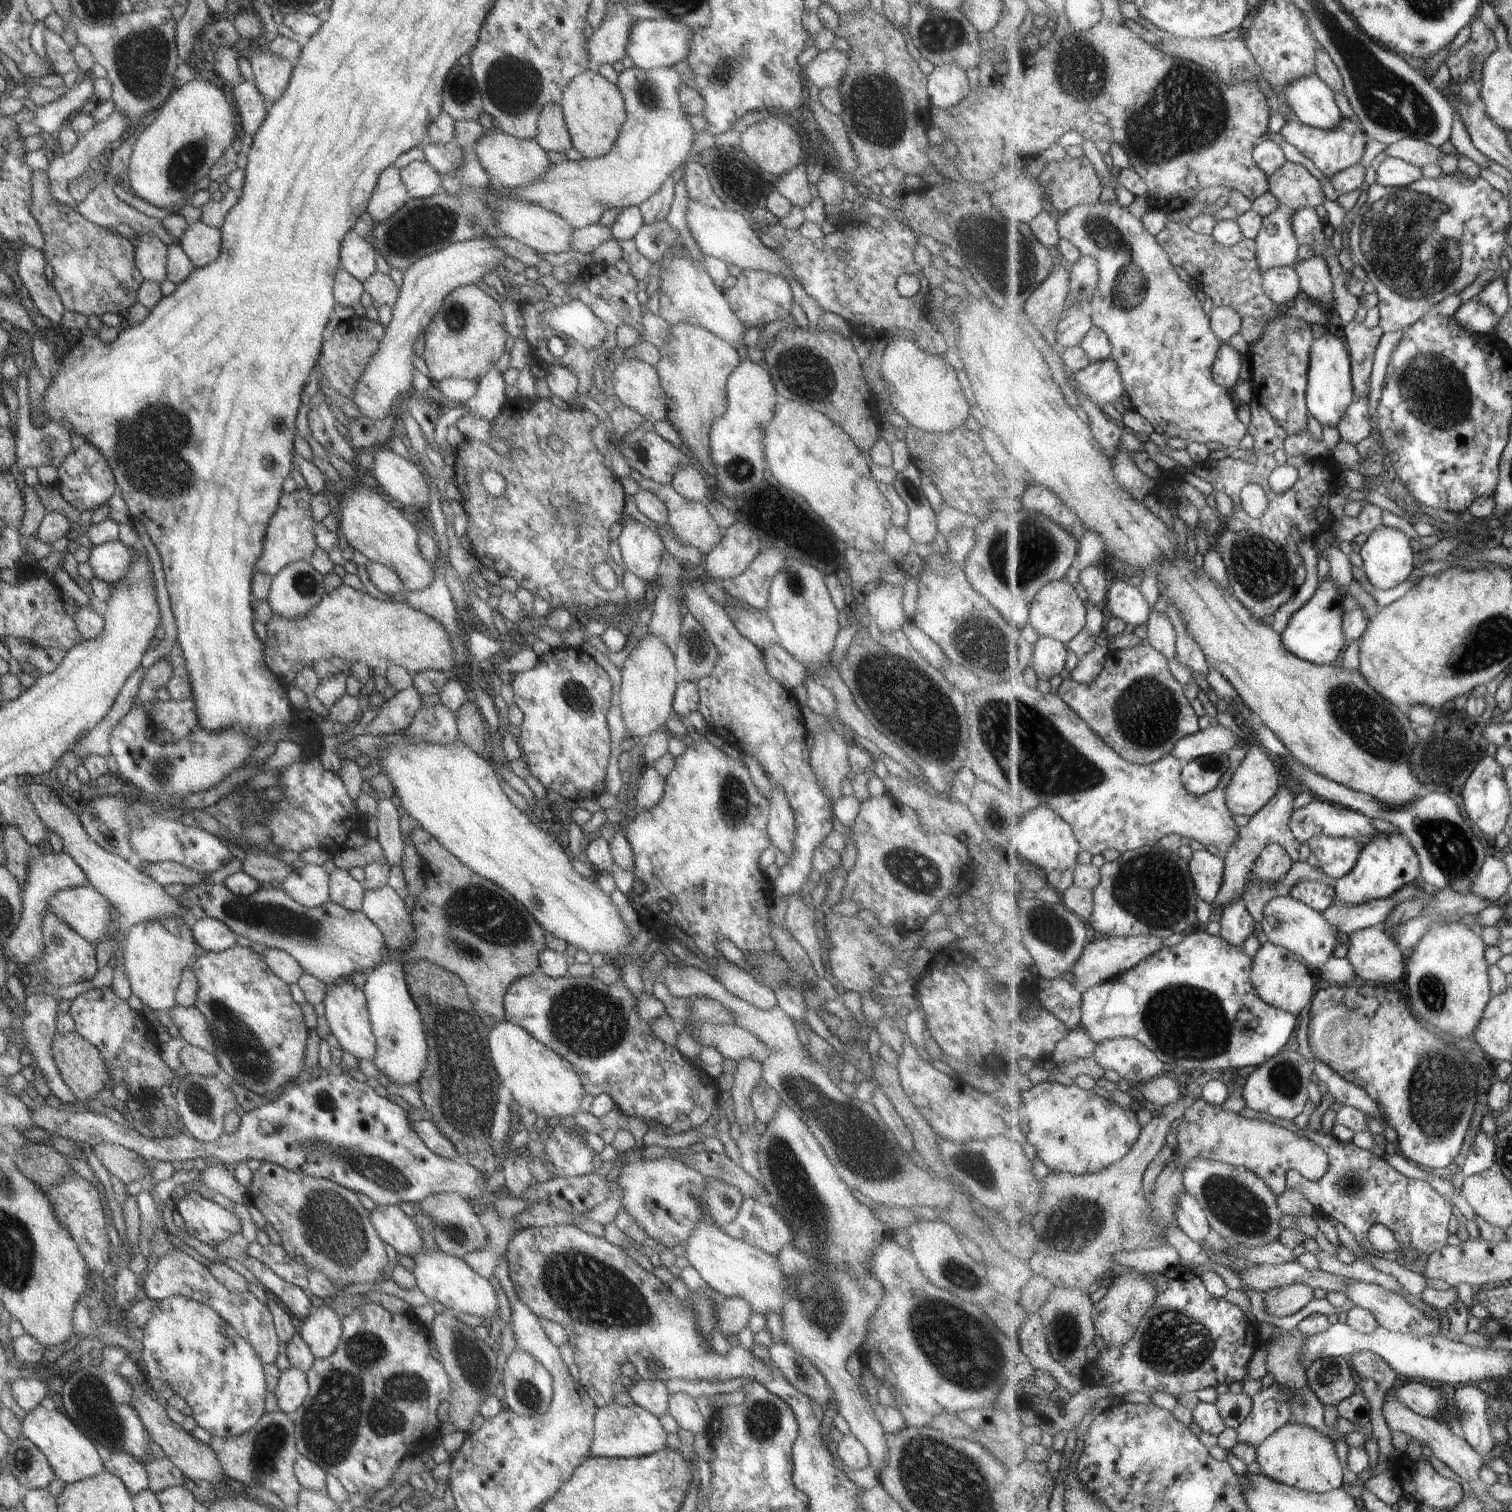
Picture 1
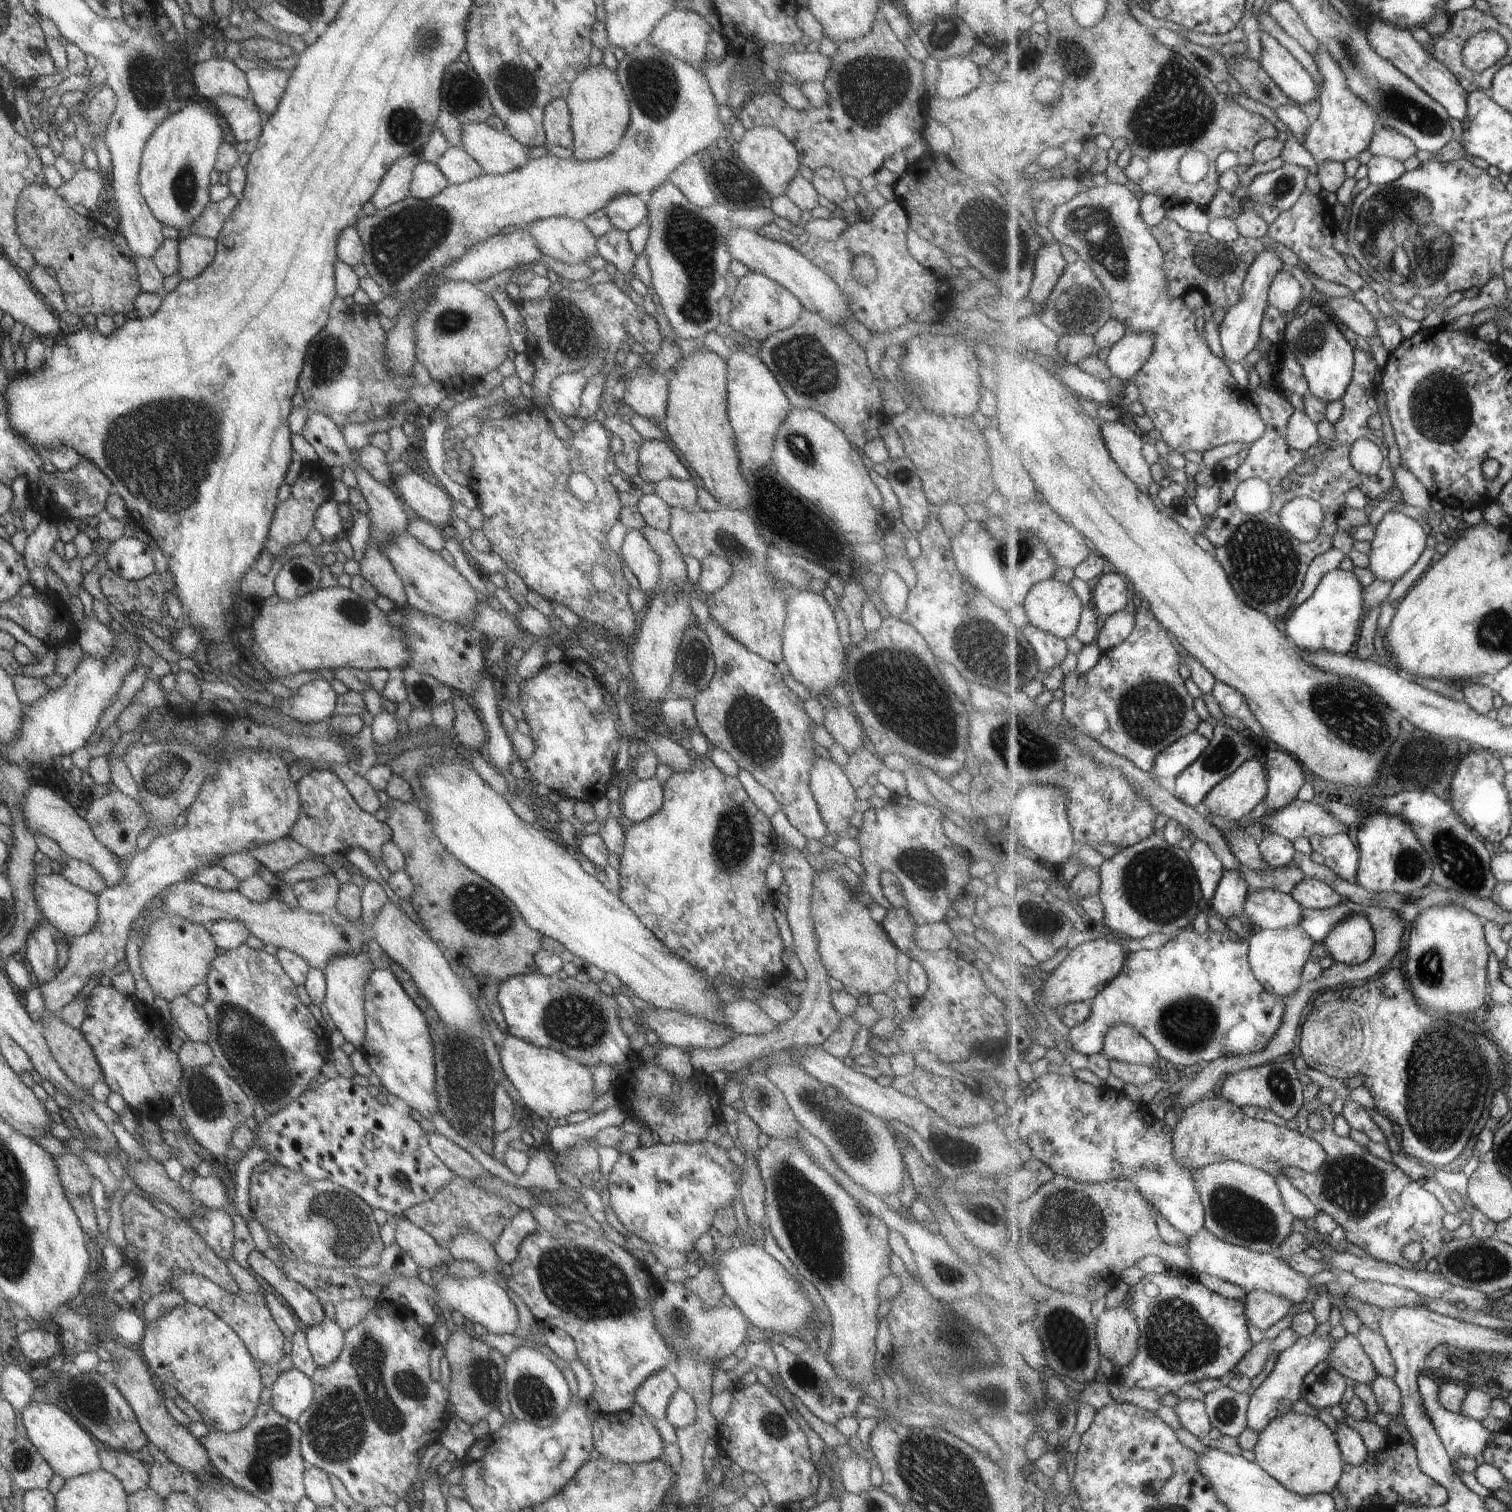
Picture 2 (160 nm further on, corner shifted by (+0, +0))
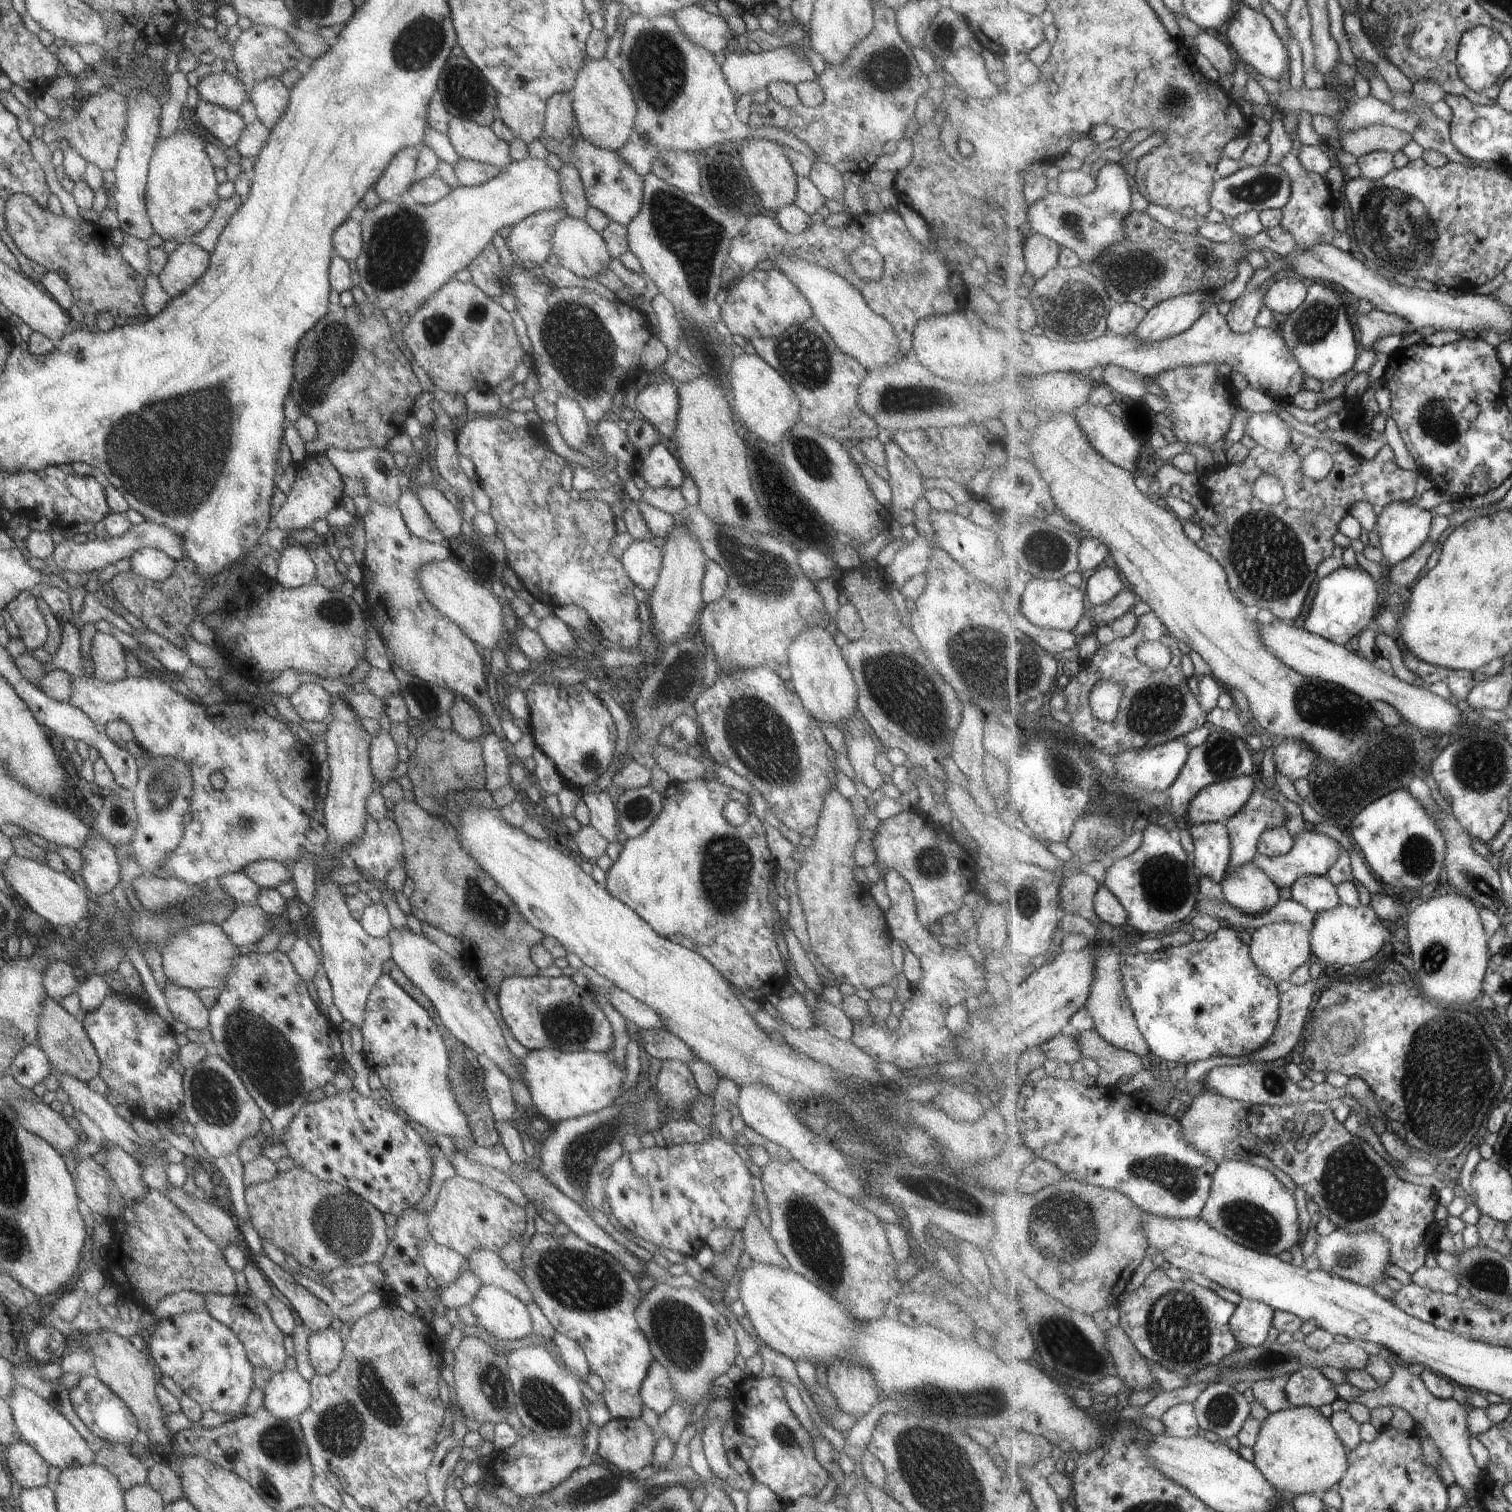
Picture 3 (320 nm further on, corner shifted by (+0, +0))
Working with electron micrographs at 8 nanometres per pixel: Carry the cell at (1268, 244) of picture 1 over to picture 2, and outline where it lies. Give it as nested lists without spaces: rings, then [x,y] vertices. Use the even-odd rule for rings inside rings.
[[[1270,245],[1257,257],[1256,262],[1249,269],[1248,278],[1245,279],[1240,301],[1225,314],[1219,325],[1223,353],[1231,362],[1242,362],[1243,358],[1257,346],[1257,342],[1262,340],[1261,322],[1263,322],[1263,316],[1266,315],[1267,306],[1270,305],[1268,301],[1270,286],[1277,273],[1285,266],[1281,258],[1275,254],[1274,248],[1275,245]]]

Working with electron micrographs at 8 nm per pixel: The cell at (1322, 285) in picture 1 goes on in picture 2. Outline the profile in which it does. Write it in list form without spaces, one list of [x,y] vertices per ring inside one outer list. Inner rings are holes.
[[[1324,294],[1321,296],[1328,299],[1328,302],[1324,302],[1323,299],[1321,304],[1325,304],[1330,308],[1332,310],[1331,313],[1337,316],[1340,322],[1345,324],[1355,334],[1362,336],[1365,340],[1380,338],[1377,319],[1361,301],[1356,298],[1328,297]]]

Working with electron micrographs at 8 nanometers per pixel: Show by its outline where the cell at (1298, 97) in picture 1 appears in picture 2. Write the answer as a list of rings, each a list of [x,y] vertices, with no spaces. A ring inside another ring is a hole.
[[[1259,31],[1261,55],[1259,62],[1271,78],[1297,103],[1309,104],[1317,98],[1317,84],[1305,66],[1277,38]]]

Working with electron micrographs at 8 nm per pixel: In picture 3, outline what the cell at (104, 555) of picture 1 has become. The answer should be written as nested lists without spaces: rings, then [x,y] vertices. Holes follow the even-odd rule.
[[[149,547],[140,548],[128,557],[129,562],[131,562],[130,569],[134,573],[154,582],[162,581],[165,577],[168,577],[176,565],[176,561],[172,558]]]

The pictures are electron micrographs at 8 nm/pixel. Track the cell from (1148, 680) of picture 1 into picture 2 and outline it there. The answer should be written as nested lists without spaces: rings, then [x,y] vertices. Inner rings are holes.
[[[1139,608],[1135,613],[1136,627],[1128,638],[1125,639],[1125,642],[1115,648],[1104,651],[1099,664],[1087,674],[1080,673],[1077,670],[1065,674],[1061,688],[1064,692],[1064,715],[1073,727],[1086,732],[1089,736],[1092,736],[1103,746],[1110,748],[1118,755],[1129,758],[1131,762],[1134,762],[1139,768],[1145,770],[1145,772],[1151,772],[1153,765],[1156,763],[1156,758],[1161,752],[1166,748],[1169,748],[1173,743],[1176,743],[1182,736],[1187,736],[1197,730],[1197,726],[1201,724],[1201,716],[1197,714],[1197,710],[1195,710],[1195,706],[1193,706],[1193,696],[1191,696],[1189,690],[1185,688],[1185,679],[1179,674],[1179,664],[1182,662],[1182,656],[1181,652],[1179,652],[1179,648],[1177,648],[1177,644],[1173,642],[1174,637],[1172,636],[1172,633],[1157,620],[1157,617],[1150,611],[1150,609]]]

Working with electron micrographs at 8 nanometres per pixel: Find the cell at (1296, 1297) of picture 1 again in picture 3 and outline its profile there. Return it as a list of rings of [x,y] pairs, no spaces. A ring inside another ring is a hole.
[[[1241,1298],[1230,1320],[1237,1342],[1242,1347],[1256,1347],[1267,1341],[1275,1311],[1265,1303]]]

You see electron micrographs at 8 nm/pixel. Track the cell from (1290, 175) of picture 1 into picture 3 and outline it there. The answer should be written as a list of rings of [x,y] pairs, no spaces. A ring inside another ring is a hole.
[[[1264,164],[1258,167],[1246,165],[1229,176],[1220,178],[1214,184],[1210,196],[1212,208],[1224,216],[1235,218],[1249,211],[1282,209],[1291,198],[1291,181],[1286,170],[1279,164]]]

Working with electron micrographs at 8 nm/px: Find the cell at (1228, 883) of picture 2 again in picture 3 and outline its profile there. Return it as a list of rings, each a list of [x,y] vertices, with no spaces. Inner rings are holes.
[[[1256,790],[1248,803],[1232,818],[1226,821],[1232,836],[1232,862],[1229,869],[1234,869],[1246,862],[1253,861],[1258,854],[1259,839],[1268,828],[1277,828],[1287,822],[1287,812],[1272,798],[1267,798],[1263,791]]]

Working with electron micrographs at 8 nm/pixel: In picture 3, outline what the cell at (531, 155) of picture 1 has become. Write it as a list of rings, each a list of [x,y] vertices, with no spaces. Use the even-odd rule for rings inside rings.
[[[449,116],[444,134],[455,154],[465,160],[505,168],[509,160],[509,145],[496,137],[489,127]]]

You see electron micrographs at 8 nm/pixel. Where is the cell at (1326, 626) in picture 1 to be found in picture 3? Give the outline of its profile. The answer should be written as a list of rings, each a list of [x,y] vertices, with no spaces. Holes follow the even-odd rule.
[[[1343,564],[1318,582],[1316,595],[1303,628],[1340,645],[1345,642],[1354,643],[1361,632],[1373,626],[1374,616],[1382,606],[1379,605],[1377,584],[1371,574],[1360,566],[1350,567]]]

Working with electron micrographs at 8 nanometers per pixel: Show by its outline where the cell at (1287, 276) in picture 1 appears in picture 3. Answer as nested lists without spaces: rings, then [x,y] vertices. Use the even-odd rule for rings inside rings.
[[[1282,278],[1274,282],[1266,292],[1265,306],[1271,312],[1289,316],[1305,302],[1309,287],[1301,278]]]

